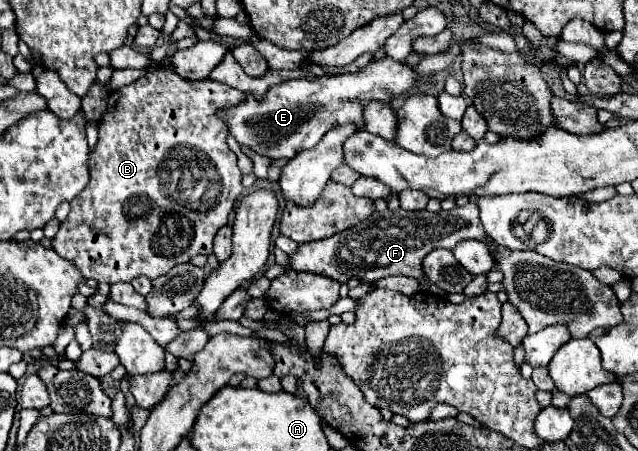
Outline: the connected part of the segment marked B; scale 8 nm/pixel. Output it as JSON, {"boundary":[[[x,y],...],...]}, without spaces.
{"boundary":[[[157,70],[153,74],[145,74],[141,76],[137,82],[123,86],[119,90],[113,90],[109,94],[109,108],[105,112],[105,116],[99,122],[99,142],[97,148],[89,154],[89,174],[91,174],[91,182],[89,186],[71,200],[71,212],[69,216],[61,222],[59,232],[53,238],[53,250],[57,250],[63,258],[71,260],[85,278],[95,278],[97,282],[131,282],[135,276],[149,276],[151,280],[169,272],[175,264],[181,262],[189,262],[193,256],[197,254],[211,254],[213,250],[213,236],[217,234],[217,230],[221,226],[227,224],[229,212],[233,210],[233,202],[237,200],[237,196],[243,192],[243,184],[241,184],[241,172],[237,168],[237,156],[235,152],[229,150],[227,146],[227,128],[223,120],[217,120],[217,116],[213,116],[213,112],[217,112],[219,108],[231,108],[233,104],[239,104],[243,100],[243,92],[237,88],[231,88],[227,84],[221,82],[213,82],[213,80],[187,80],[181,78],[175,72],[169,70]]]}

